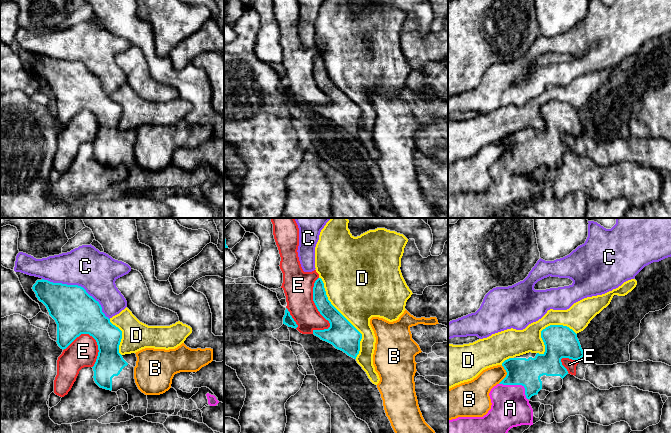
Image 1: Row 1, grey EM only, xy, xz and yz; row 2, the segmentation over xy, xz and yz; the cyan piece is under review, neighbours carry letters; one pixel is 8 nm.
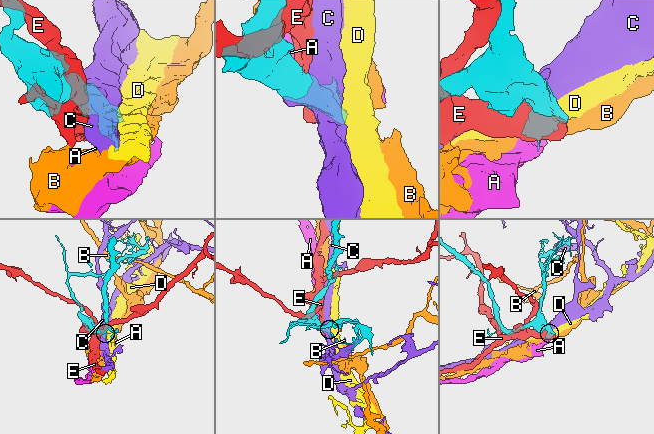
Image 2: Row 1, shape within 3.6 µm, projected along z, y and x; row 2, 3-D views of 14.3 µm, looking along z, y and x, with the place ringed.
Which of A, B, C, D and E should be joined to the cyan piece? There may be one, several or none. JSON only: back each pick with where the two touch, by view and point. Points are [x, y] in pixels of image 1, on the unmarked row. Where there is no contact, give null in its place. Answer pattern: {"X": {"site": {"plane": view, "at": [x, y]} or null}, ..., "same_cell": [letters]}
{"A": {"site": {"plane": "yz", "at": [517, 160]}}, "same_cell": ["A"]}

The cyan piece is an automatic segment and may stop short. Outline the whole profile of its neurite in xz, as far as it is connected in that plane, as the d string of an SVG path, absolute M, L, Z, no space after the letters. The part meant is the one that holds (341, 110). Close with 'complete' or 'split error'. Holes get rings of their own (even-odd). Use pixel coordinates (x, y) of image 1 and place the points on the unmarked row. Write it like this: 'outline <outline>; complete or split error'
outline M321 54L314 59L313 77L320 90L330 99L328 105L313 106L313 110L356 135L362 110L328 76Z; complete

